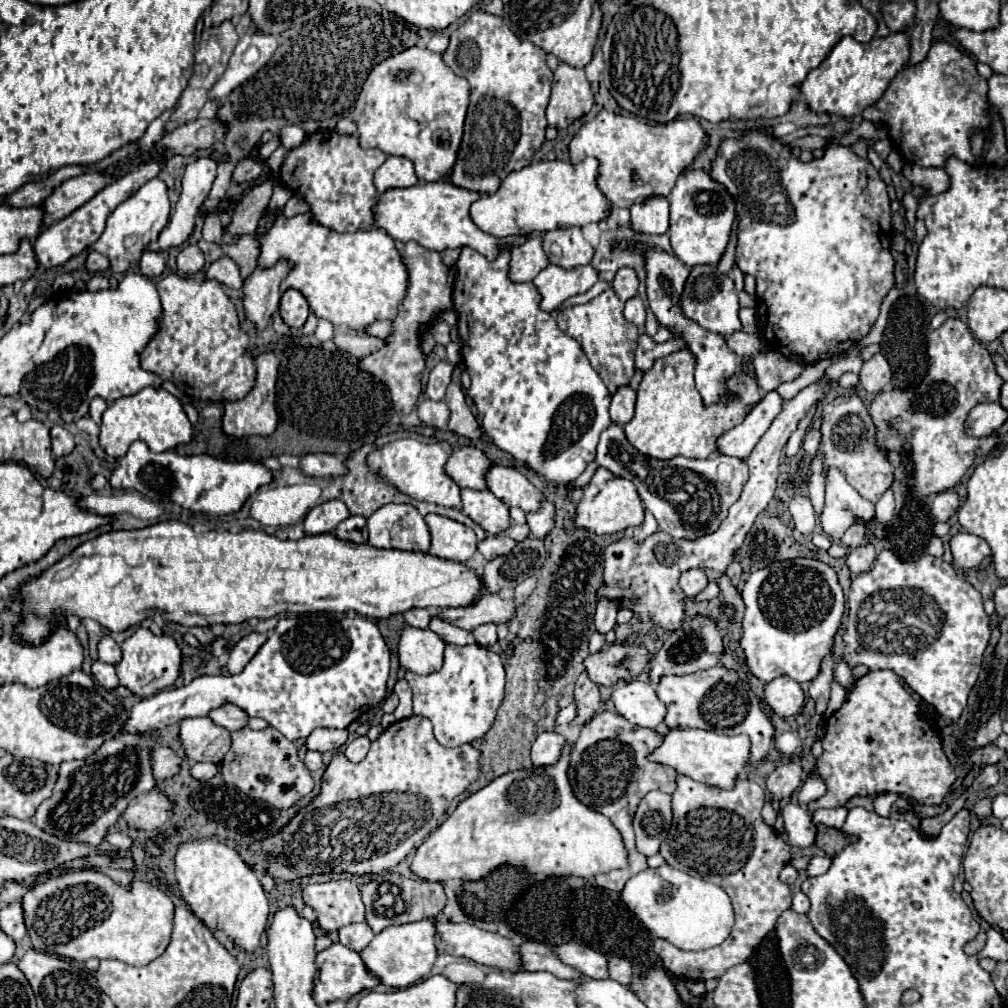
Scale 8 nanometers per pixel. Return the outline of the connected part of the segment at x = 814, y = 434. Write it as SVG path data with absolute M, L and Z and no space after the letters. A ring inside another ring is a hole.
M809 430L809 432L805 434L805 440L803 440L803 450L805 450L809 456L813 456L813 454L817 452L819 444L821 444L821 432L819 432L819 430Z

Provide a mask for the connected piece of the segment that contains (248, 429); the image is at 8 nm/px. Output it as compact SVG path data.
M263 352L255 358L255 384L251 392L235 402L225 402L225 414L223 414L223 430L229 436L269 436L275 432L277 426L277 409L276 409L276 382L279 372L279 360L273 352Z

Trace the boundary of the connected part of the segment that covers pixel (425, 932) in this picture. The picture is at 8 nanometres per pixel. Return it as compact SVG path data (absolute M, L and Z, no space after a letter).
M425 918L393 928L385 928L385 932L379 932L371 944L361 952L361 958L369 972L377 978L381 978L383 984L395 986L395 988L407 988L421 978L425 978L437 958L435 948L435 922L437 918Z

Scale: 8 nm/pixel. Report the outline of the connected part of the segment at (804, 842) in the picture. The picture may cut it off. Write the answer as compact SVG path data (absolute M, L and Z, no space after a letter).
M789 802L789 804L783 806L781 814L783 814L789 844L799 846L799 848L813 846L813 842L815 842L815 824L811 822L811 814L807 812L807 808Z

